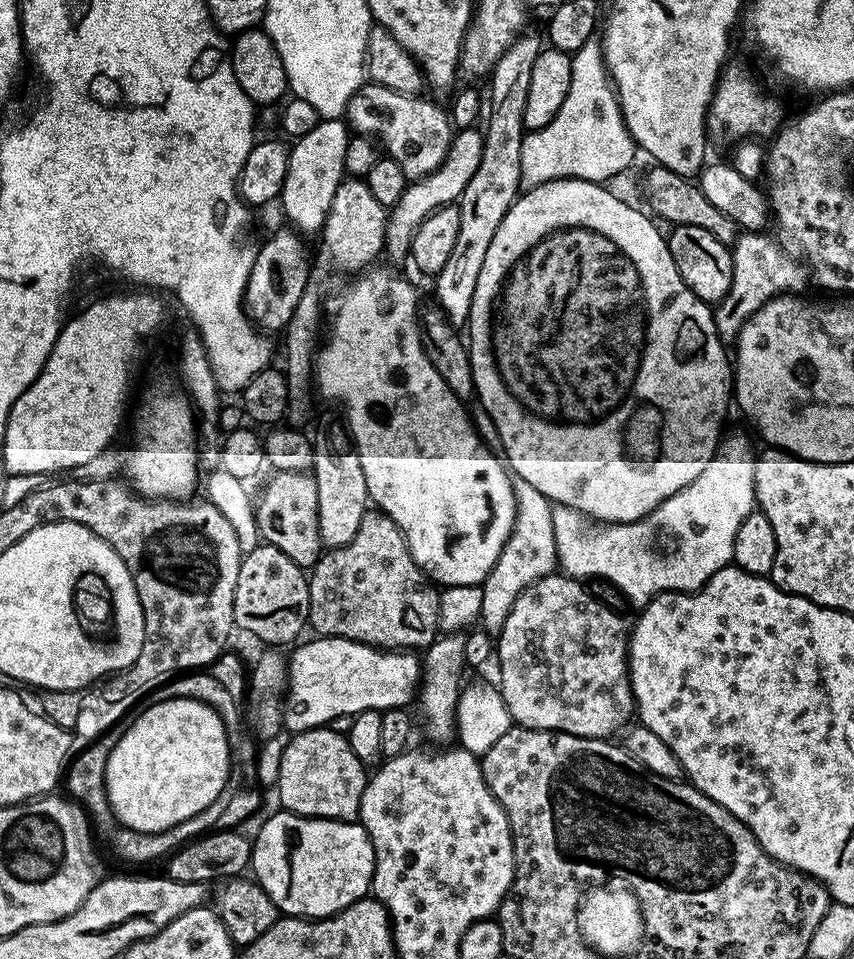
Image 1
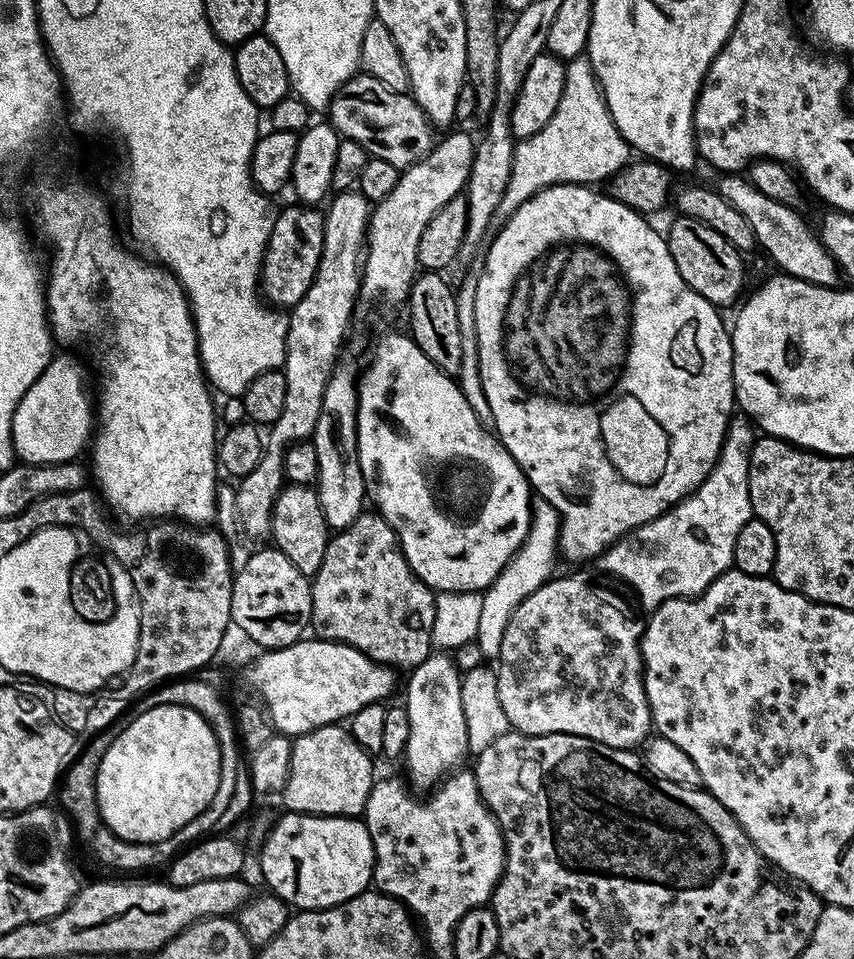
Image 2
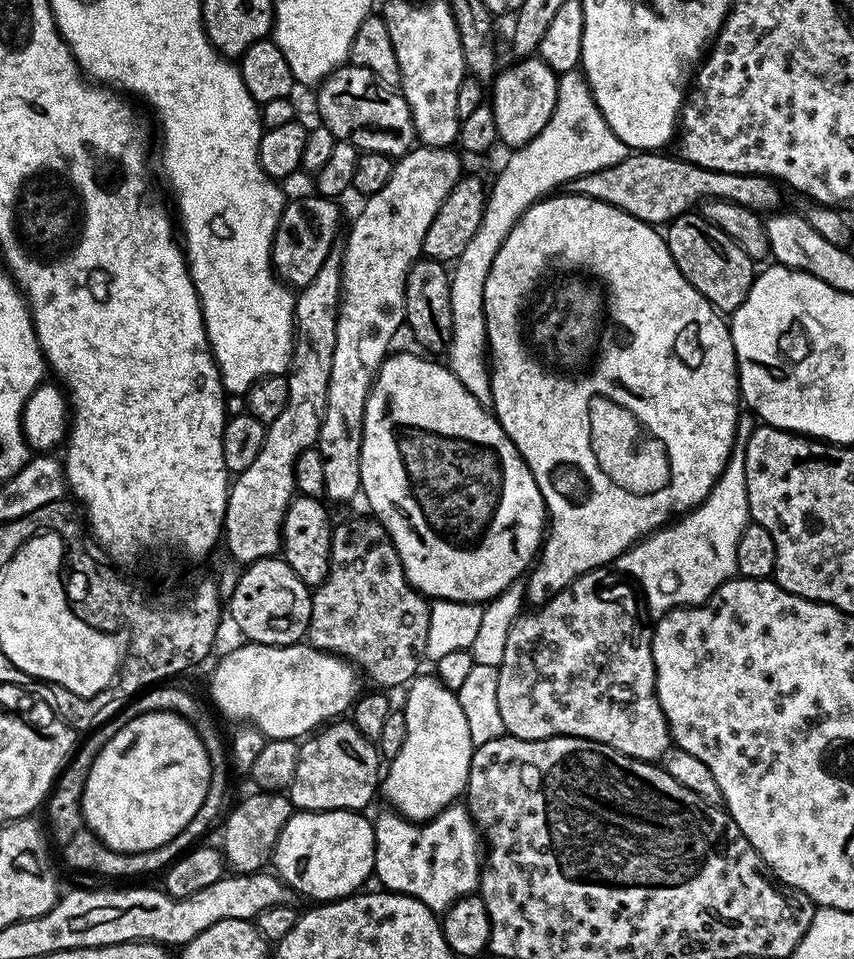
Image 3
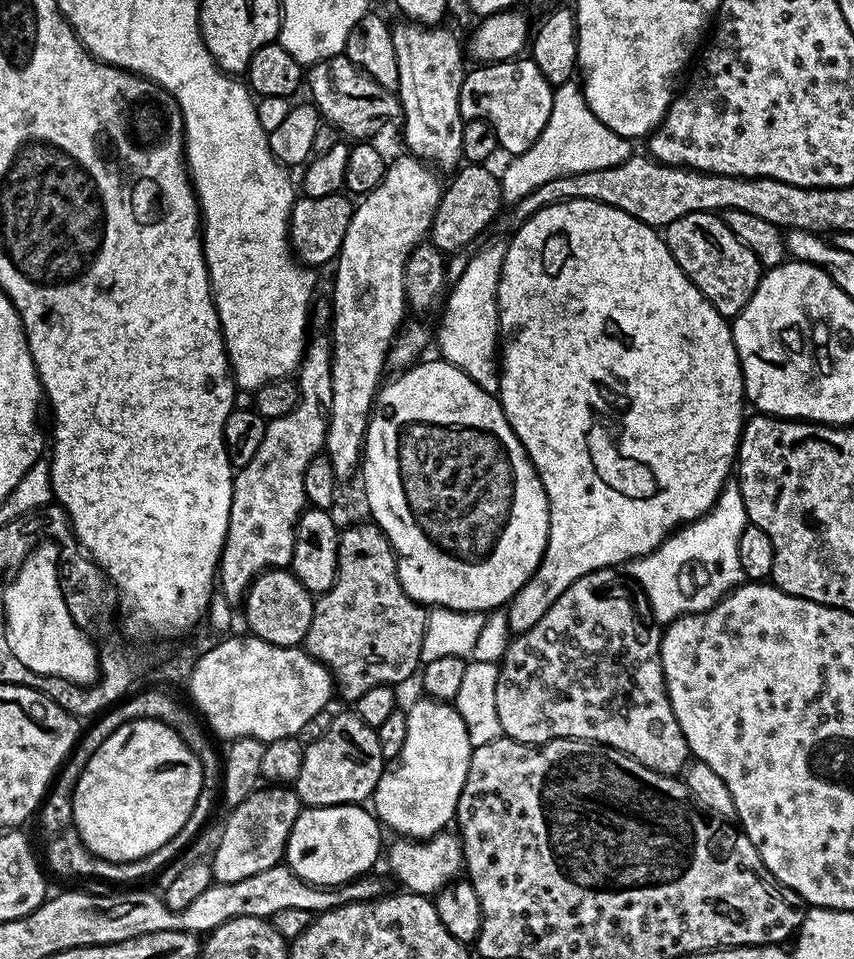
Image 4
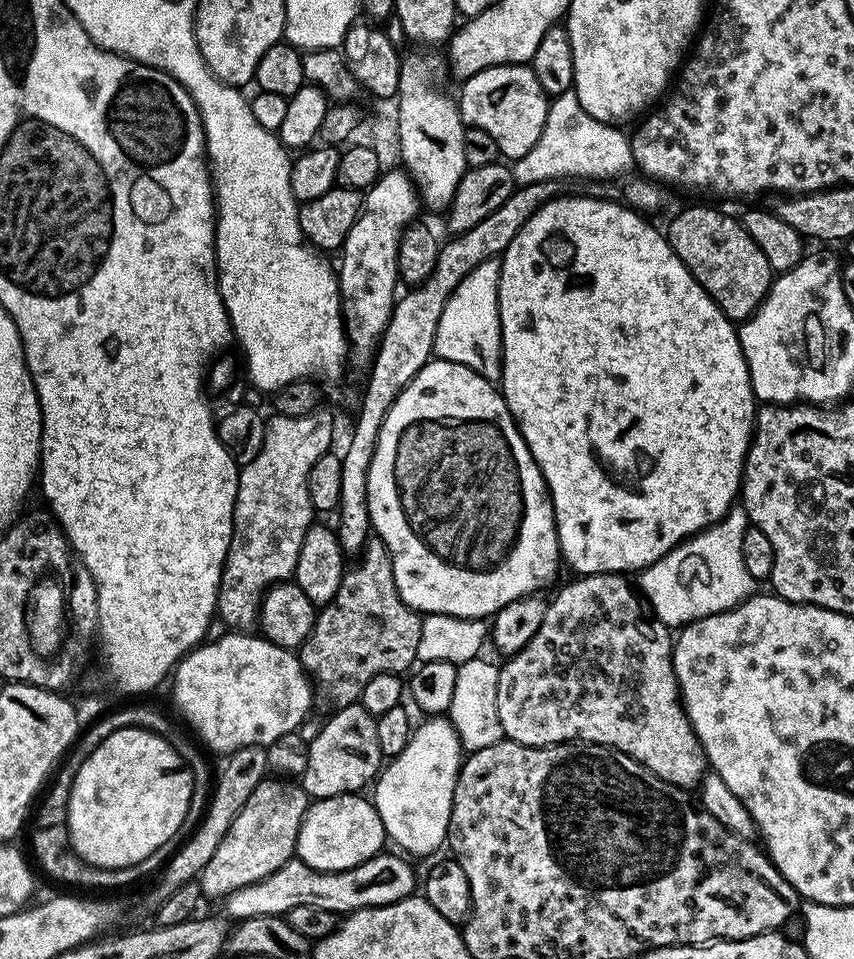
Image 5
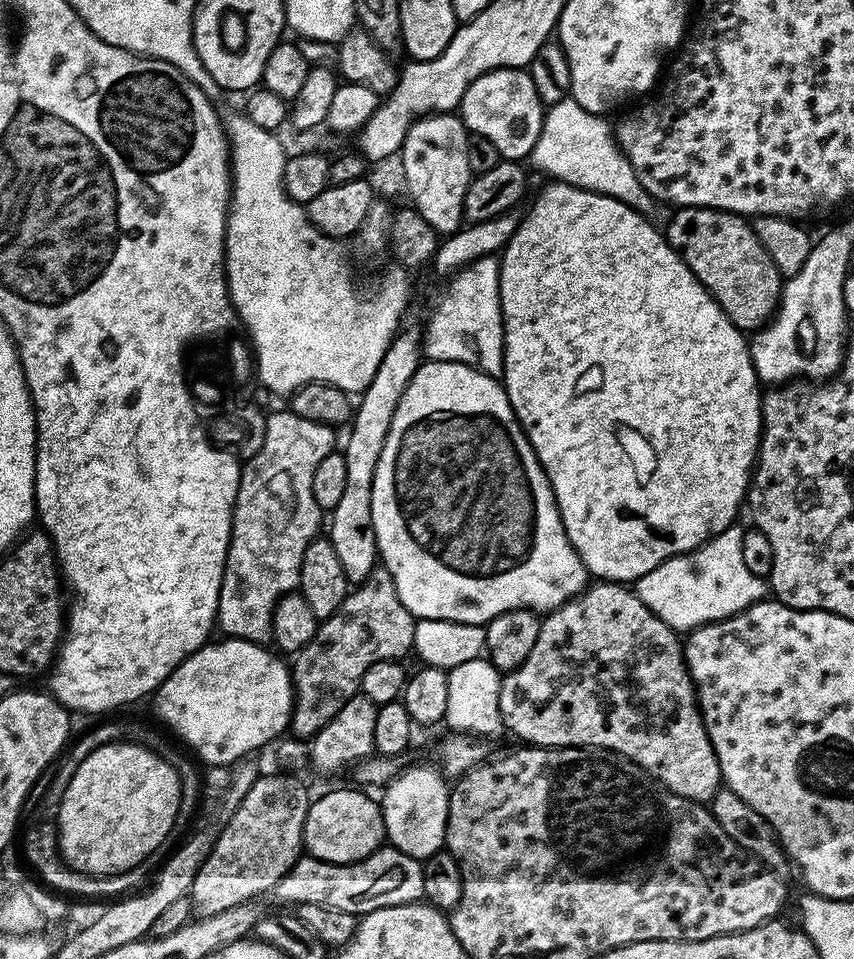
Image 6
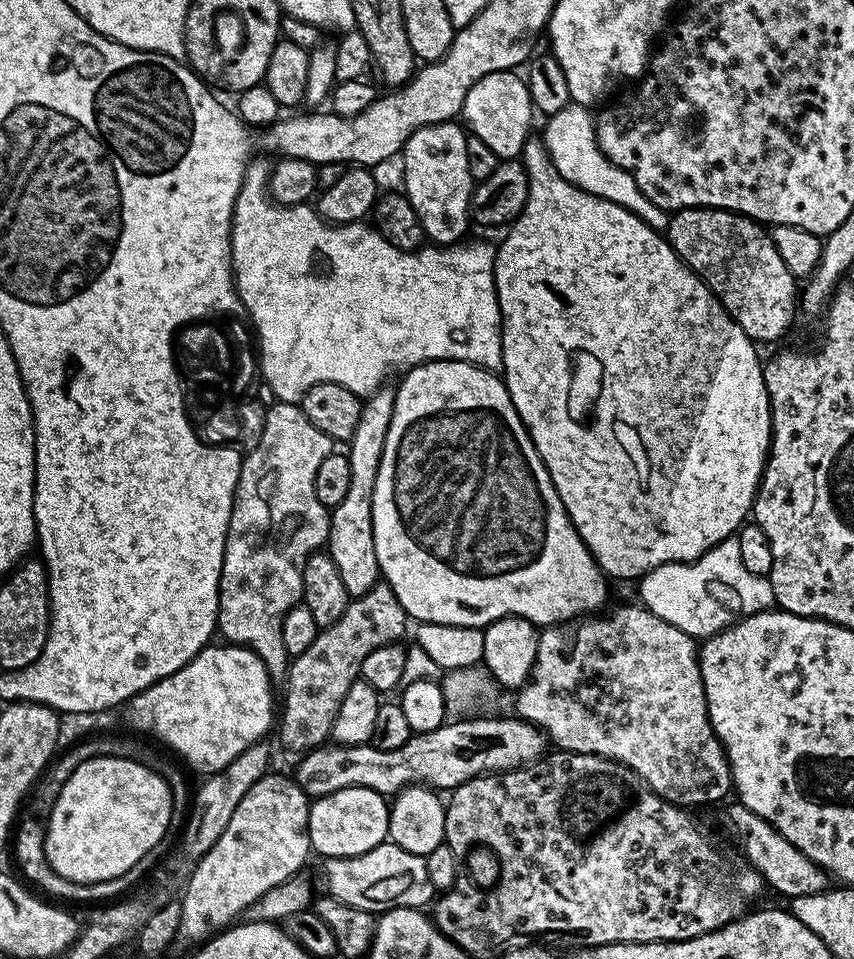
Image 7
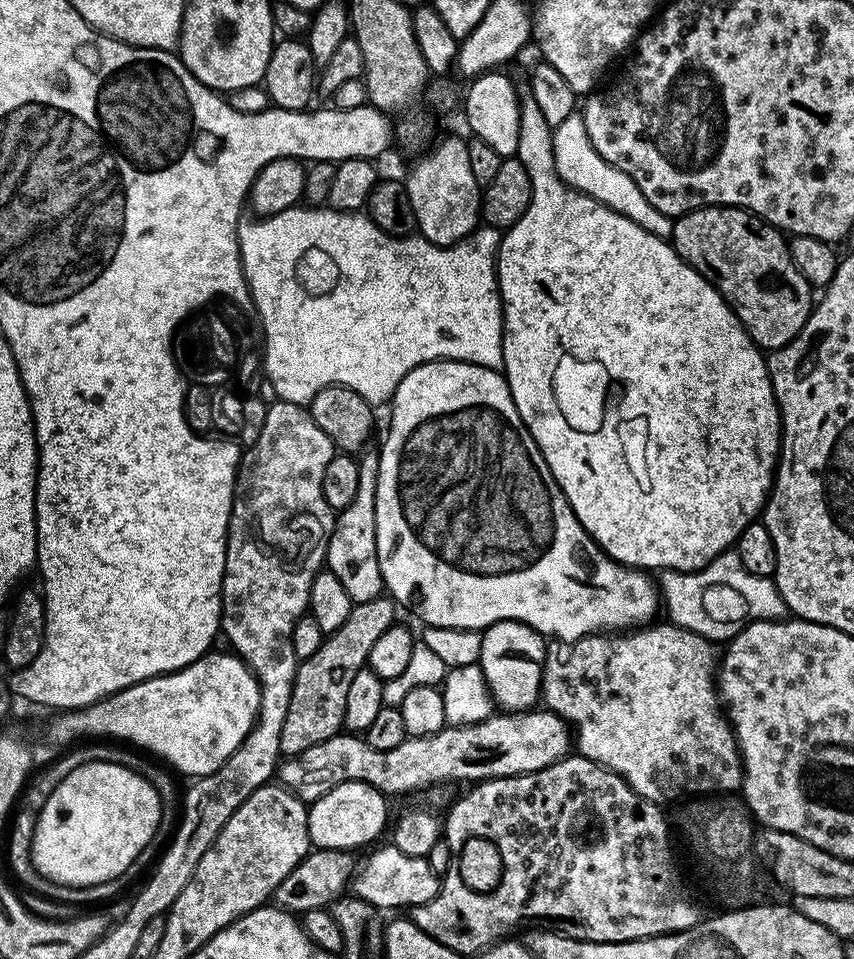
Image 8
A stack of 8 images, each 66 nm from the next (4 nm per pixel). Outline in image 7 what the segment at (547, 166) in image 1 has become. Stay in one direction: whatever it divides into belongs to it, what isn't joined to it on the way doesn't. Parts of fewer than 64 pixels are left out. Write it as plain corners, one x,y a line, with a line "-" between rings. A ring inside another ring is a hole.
569,102
562,110
547,117
548,125
544,128
542,139
548,150
548,157
552,159
552,164
562,174
562,178
566,178
572,185
630,210
656,231
667,231
671,220
669,213
665,209
655,206
642,194
642,190
638,190
638,182
634,182
634,178
629,172
614,166
614,162
610,162
610,158
606,158
596,137
596,120
588,112
591,111
585,105

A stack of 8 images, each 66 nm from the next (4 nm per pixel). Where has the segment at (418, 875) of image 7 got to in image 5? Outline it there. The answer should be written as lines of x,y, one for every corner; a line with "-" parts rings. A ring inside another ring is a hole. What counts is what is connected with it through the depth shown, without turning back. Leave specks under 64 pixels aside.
387,854
372,856
366,862
341,872
314,870
300,859
293,858
278,866
274,874
250,886
242,886
242,890
234,890
229,896
223,897
222,912
229,921
243,922
259,916
284,916
289,914
288,912
292,914
300,906
312,906
318,910
347,914
363,908
393,904
413,895
418,888
415,870
407,864
409,861
403,855
400,856

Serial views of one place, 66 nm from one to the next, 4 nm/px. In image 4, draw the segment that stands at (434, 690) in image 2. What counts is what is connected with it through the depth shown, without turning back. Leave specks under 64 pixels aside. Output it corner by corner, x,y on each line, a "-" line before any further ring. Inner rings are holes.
420,698
407,713
406,743
378,778
378,786
370,800
376,803
375,815
385,829
393,828
404,838
426,840
445,831
455,821
473,746
470,734
466,734
466,722
462,722
451,703

